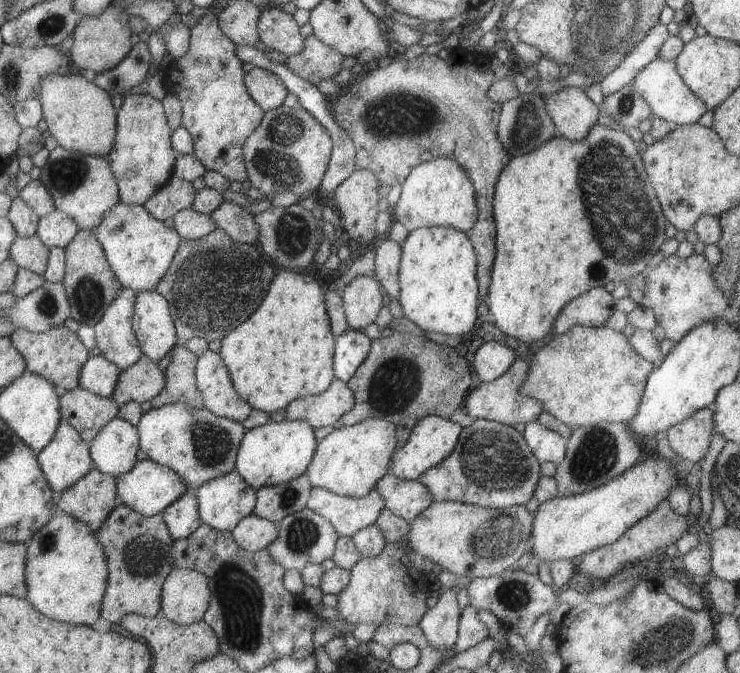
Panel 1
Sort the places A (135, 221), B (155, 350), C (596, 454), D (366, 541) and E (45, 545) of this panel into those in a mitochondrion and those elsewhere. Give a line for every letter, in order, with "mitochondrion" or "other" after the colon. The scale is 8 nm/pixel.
A: other
B: other
C: mitochondrion
D: other
E: mitochondrion

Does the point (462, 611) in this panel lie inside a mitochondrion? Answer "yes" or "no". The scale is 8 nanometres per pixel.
no

